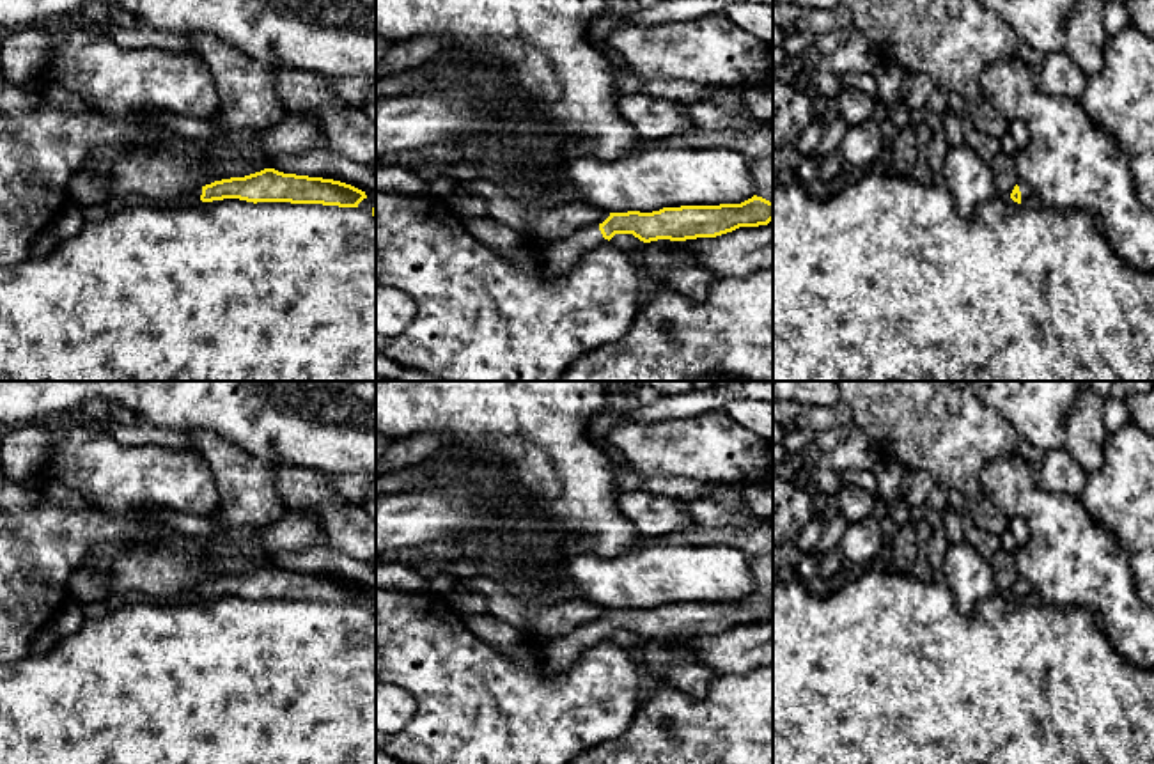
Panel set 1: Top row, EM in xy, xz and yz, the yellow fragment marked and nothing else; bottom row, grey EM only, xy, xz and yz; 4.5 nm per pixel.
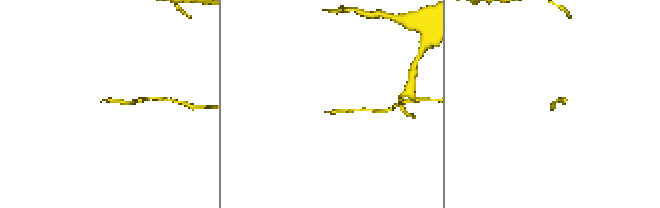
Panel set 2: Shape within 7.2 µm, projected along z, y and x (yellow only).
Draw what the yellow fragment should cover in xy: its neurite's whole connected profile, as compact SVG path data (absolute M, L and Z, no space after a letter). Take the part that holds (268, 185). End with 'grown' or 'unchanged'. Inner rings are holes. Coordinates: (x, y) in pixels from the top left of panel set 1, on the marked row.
M275 168L214 181L193 190L190 202L213 202L239 199L246 202L291 202L358 207L367 199L365 191L333 179L284 174Z; grown

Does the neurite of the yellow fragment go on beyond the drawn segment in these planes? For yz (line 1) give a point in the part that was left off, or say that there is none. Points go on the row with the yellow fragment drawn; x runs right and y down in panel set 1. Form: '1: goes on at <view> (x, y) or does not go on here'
1: goes on at yz (1027, 192)

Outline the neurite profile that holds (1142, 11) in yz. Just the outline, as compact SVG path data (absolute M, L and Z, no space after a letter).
M1127 0L1126 7L1133 27L1154 39L1154 0Z

